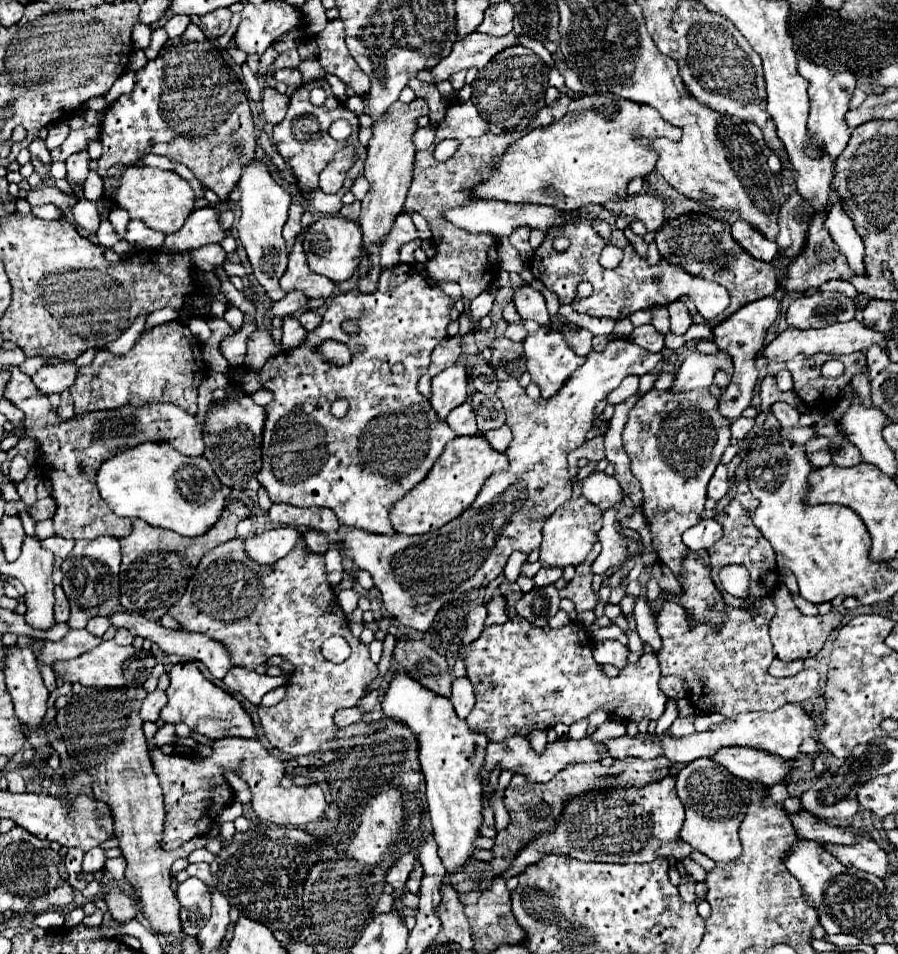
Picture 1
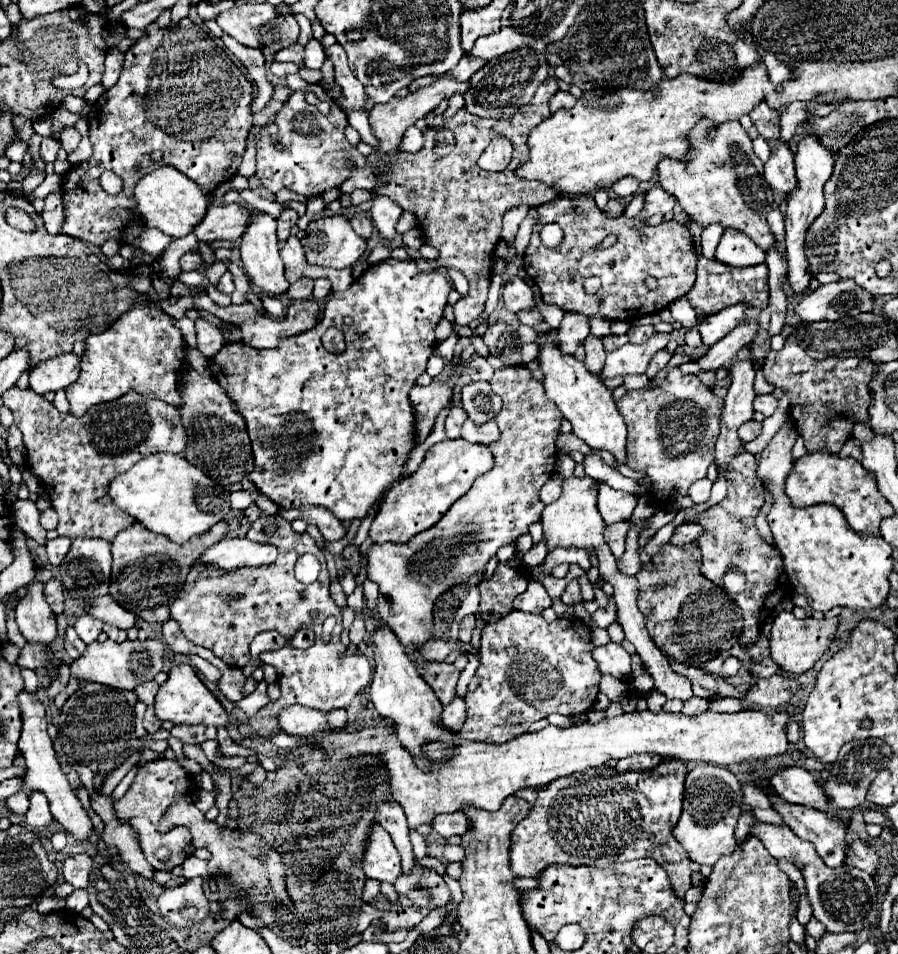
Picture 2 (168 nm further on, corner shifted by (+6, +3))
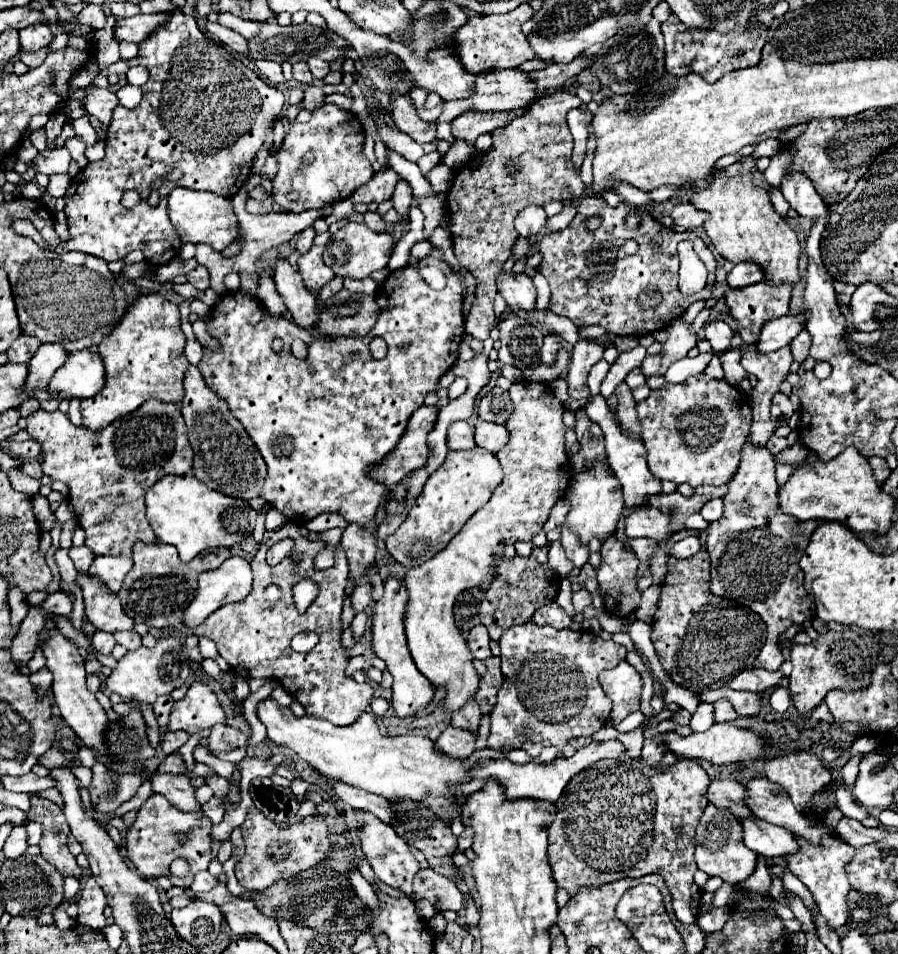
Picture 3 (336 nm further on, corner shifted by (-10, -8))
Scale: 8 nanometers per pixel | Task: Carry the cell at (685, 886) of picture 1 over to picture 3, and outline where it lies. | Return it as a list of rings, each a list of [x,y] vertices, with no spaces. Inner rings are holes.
[[[624,755],[618,763],[600,763],[600,767],[576,775],[556,801],[556,819],[548,829],[548,861],[556,885],[574,895],[576,887],[582,885],[600,885],[622,877],[660,873],[672,893],[676,919],[680,923],[696,923],[702,893],[694,883],[694,873],[698,869],[694,861],[694,831],[708,805],[708,785],[710,777],[694,759],[678,759],[672,767],[648,769],[644,761],[632,761]]]

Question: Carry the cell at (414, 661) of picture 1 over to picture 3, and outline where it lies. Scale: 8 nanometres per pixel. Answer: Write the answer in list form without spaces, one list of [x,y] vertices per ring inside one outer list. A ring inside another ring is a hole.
[[[468,699],[468,703],[458,709],[456,713],[452,713],[452,719],[450,723],[454,723],[456,727],[464,727],[464,729],[470,729],[470,731],[476,731],[478,729],[478,723],[480,723],[480,707],[474,699]]]

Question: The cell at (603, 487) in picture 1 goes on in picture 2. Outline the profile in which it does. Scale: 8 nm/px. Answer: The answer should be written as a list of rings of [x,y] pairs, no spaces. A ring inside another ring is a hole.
[[[608,484],[598,486],[598,510],[606,524],[622,522],[622,520],[628,522],[632,518],[636,502],[638,498],[634,494],[614,490]]]

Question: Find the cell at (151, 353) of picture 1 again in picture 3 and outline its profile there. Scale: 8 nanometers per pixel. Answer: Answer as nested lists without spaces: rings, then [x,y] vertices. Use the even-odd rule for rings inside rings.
[[[160,293],[140,295],[140,299],[130,305],[128,315],[124,315],[124,323],[98,345],[98,353],[104,359],[106,385],[98,395],[82,401],[82,425],[100,431],[148,399],[182,405],[184,375],[190,365],[184,357],[184,345],[186,337],[180,329],[178,305]]]

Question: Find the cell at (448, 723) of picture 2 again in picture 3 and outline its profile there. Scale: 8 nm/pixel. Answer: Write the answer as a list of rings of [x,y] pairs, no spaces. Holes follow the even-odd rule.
[[[448,723],[446,729],[436,739],[436,749],[448,751],[448,755],[460,755],[460,759],[462,757],[466,759],[466,757],[470,757],[474,753],[476,739],[478,739],[476,731],[458,729],[452,723]]]

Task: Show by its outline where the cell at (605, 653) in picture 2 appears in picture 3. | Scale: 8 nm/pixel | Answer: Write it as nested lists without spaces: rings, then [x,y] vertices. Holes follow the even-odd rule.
[[[622,661],[616,669],[604,671],[600,675],[600,685],[604,693],[612,699],[612,725],[618,725],[626,715],[640,709],[640,691],[642,691],[642,677],[640,673],[626,661]]]

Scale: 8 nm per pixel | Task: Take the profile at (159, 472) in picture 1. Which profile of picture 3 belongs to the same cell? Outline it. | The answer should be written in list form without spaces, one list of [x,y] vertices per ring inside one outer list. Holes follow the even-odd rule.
[[[166,475],[158,479],[146,493],[146,517],[160,543],[170,543],[178,549],[182,561],[192,561],[198,553],[212,547],[232,547],[244,541],[256,521],[256,511],[240,499],[204,487],[194,475]]]

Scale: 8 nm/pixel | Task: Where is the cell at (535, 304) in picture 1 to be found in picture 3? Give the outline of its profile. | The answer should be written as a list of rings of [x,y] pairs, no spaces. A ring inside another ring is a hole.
[[[500,273],[498,291],[510,307],[518,307],[524,311],[536,309],[536,287],[532,285],[532,279],[524,273]]]

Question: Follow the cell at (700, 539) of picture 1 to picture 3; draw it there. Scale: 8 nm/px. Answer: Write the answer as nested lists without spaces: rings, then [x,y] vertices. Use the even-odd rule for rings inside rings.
[[[690,535],[690,537],[684,537],[682,541],[678,541],[678,543],[672,547],[670,555],[676,557],[676,559],[688,559],[688,557],[696,555],[700,549],[702,549],[702,545],[700,545],[700,541],[698,541],[698,535]]]

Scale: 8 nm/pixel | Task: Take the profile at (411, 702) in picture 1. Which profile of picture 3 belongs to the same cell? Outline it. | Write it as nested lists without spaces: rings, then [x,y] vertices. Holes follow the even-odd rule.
[[[390,577],[384,583],[384,597],[380,601],[374,603],[372,607],[372,649],[374,653],[386,661],[388,671],[394,677],[392,683],[392,707],[396,711],[396,715],[400,719],[414,719],[422,709],[426,709],[432,699],[434,699],[434,691],[436,687],[432,687],[432,683],[416,669],[410,649],[406,645],[406,635],[404,635],[404,623],[402,623],[402,615],[404,615],[404,603],[408,603],[408,595],[402,587],[402,583],[394,577]]]

